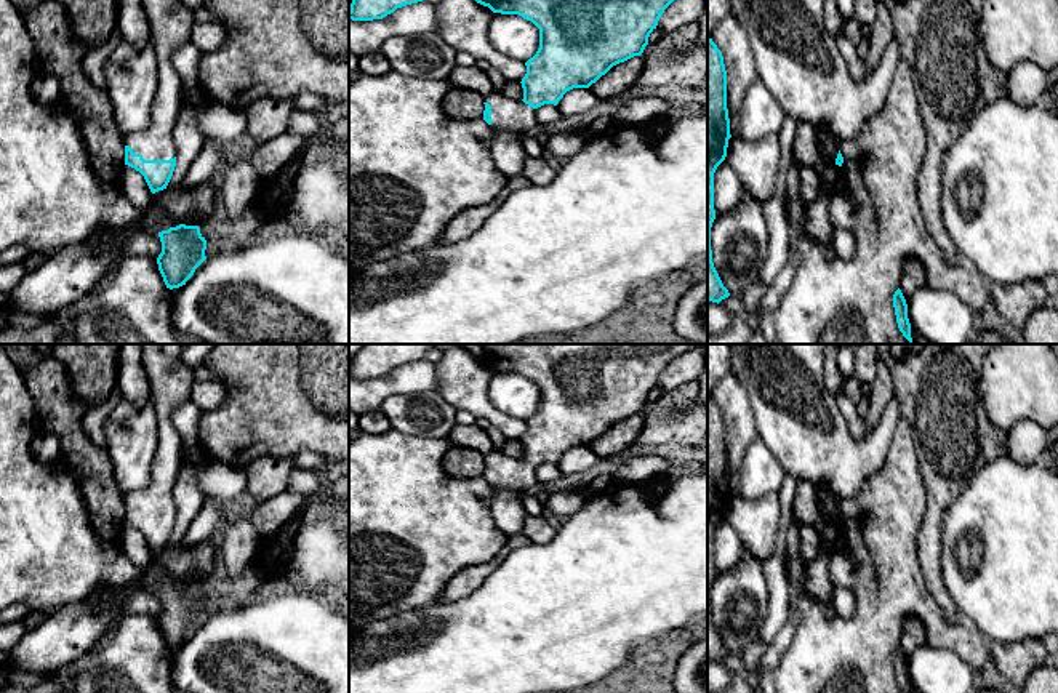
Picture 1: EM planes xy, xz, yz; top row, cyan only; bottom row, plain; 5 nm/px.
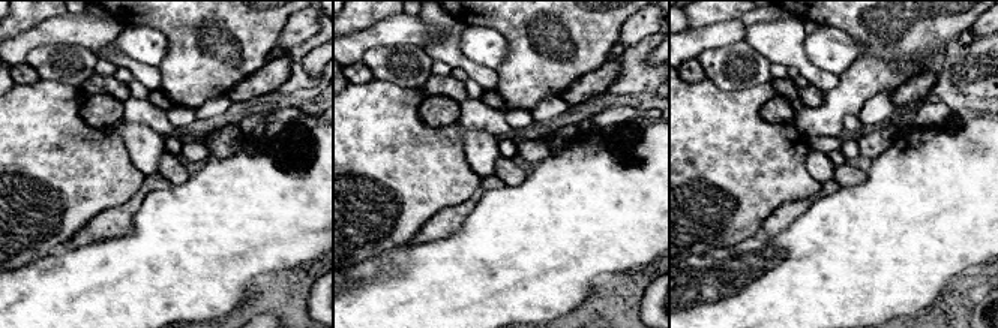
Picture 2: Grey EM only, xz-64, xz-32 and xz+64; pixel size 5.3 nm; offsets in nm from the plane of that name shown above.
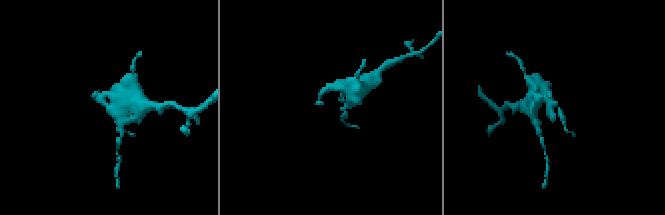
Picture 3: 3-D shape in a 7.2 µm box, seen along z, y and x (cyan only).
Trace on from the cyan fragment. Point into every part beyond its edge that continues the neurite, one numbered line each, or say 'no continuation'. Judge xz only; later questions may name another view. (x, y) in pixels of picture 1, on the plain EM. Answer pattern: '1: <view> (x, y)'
1: xz (508, 472)

